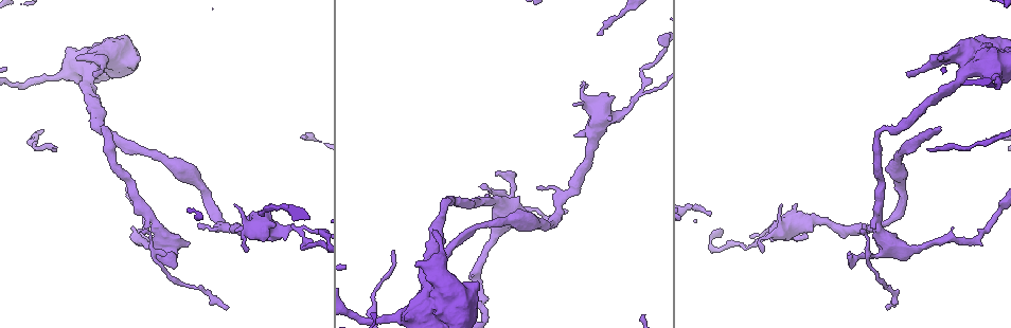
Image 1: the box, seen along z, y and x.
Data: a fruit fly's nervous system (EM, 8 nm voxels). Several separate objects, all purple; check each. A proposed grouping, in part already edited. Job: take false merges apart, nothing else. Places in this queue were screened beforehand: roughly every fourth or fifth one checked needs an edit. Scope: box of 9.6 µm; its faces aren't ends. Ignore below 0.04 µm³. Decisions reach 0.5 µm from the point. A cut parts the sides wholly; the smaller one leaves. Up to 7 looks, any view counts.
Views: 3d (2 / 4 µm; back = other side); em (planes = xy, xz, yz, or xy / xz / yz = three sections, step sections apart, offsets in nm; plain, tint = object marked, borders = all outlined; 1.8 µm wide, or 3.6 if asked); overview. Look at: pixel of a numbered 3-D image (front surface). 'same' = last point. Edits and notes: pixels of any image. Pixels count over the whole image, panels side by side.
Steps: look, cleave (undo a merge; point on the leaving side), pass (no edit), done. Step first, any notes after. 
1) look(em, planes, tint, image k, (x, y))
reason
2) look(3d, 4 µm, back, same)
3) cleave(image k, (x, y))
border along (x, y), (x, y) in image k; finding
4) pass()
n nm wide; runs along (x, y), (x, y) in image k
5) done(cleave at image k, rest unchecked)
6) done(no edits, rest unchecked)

look(3d, 2 µm, image 1, (447, 200))
abrupt turn

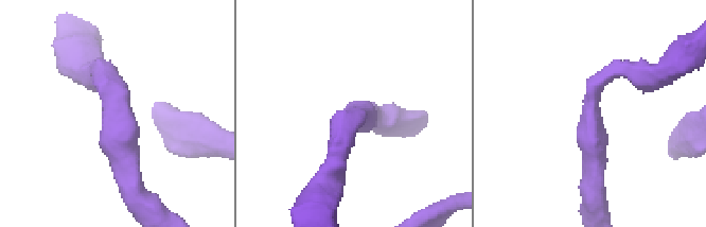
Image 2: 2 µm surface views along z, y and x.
look(em, xz, step 4, tint, image 2, (346, 120))
arms of 200, 280 nm; need the tissue

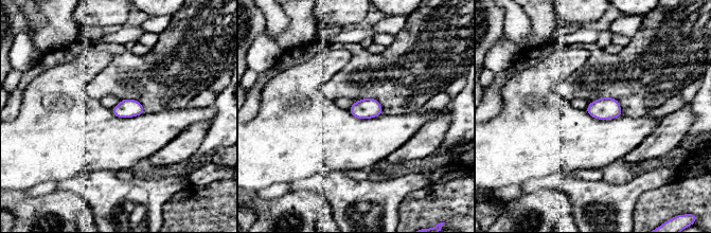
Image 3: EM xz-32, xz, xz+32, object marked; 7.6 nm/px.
look(em, planes, borders, same)
cut it another way

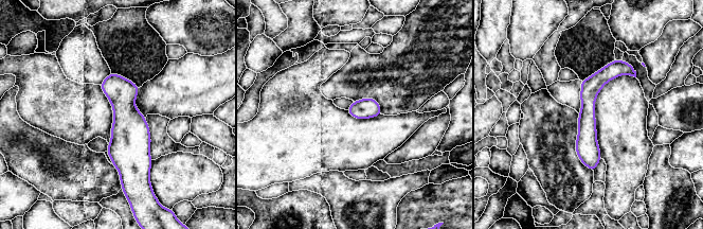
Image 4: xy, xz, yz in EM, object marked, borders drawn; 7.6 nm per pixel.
pass()
runs along (626, 65), (589, 91), (592, 166) in image 4; all the same neuron

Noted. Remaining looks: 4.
look(3d, 4 µm, image 1, (442, 313))
calibre changes

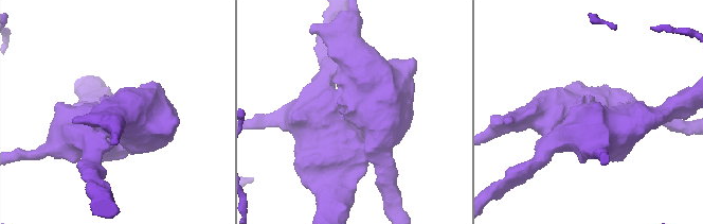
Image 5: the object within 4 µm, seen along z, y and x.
look(em, 3.6 µm, planes, tint, image 5, (350, 109))
now the EM

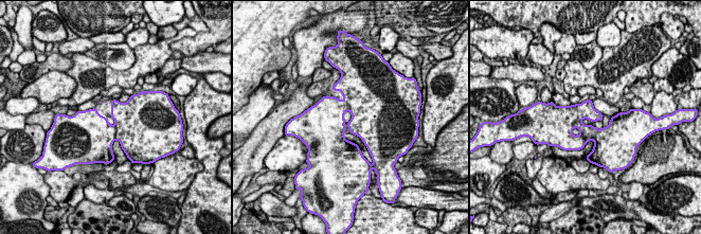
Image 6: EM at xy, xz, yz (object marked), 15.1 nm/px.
cleave(image 6, (131, 128))
a second neuron is stuck on

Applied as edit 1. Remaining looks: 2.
look(3d, 4 µm, image 1, (169, 250))
three-way junction

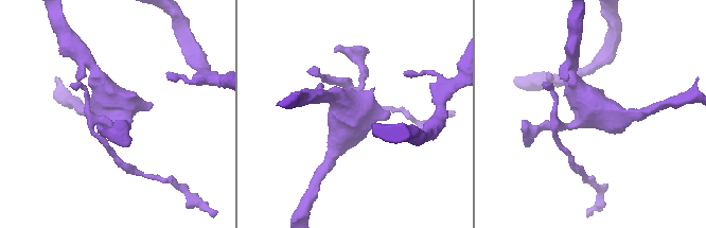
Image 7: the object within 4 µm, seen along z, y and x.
look(em, 3.6 µm, planes, borders, image 7, (354, 110))

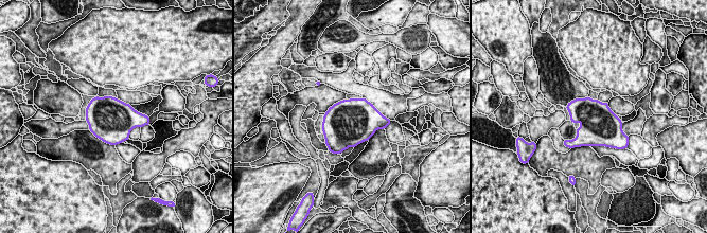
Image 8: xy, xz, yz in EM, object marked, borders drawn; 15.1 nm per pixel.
pass()
continuous, no second neuron

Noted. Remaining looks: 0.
done(cleave at image 6, rest unchecked)

